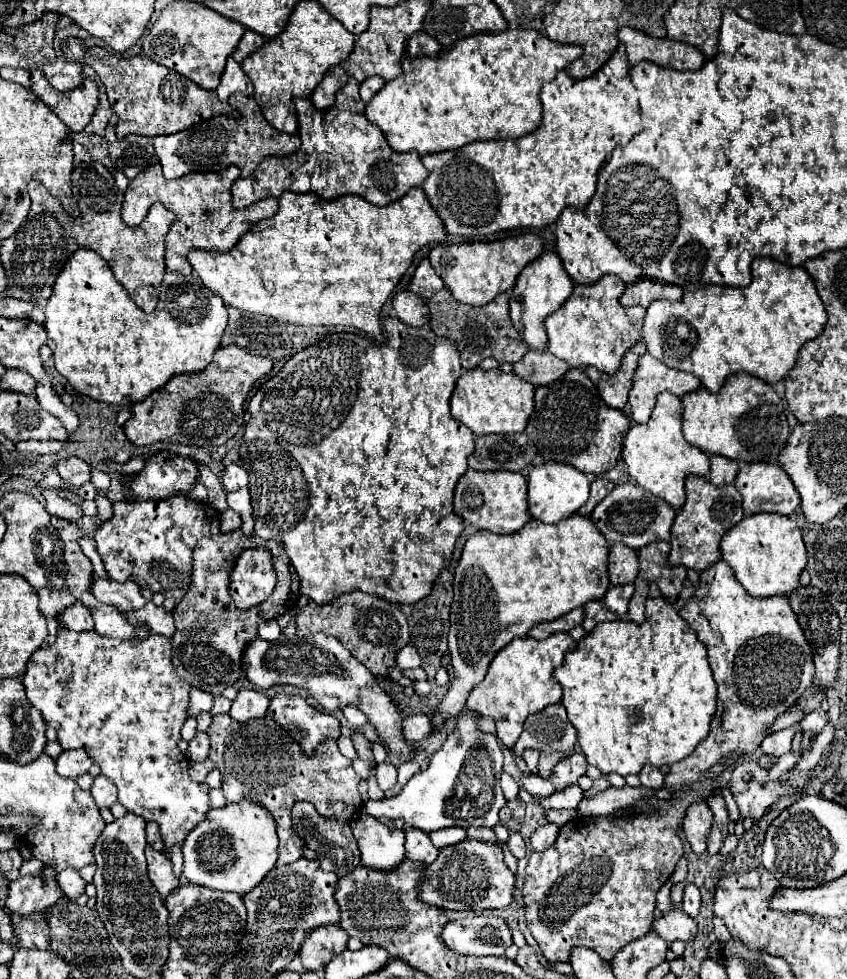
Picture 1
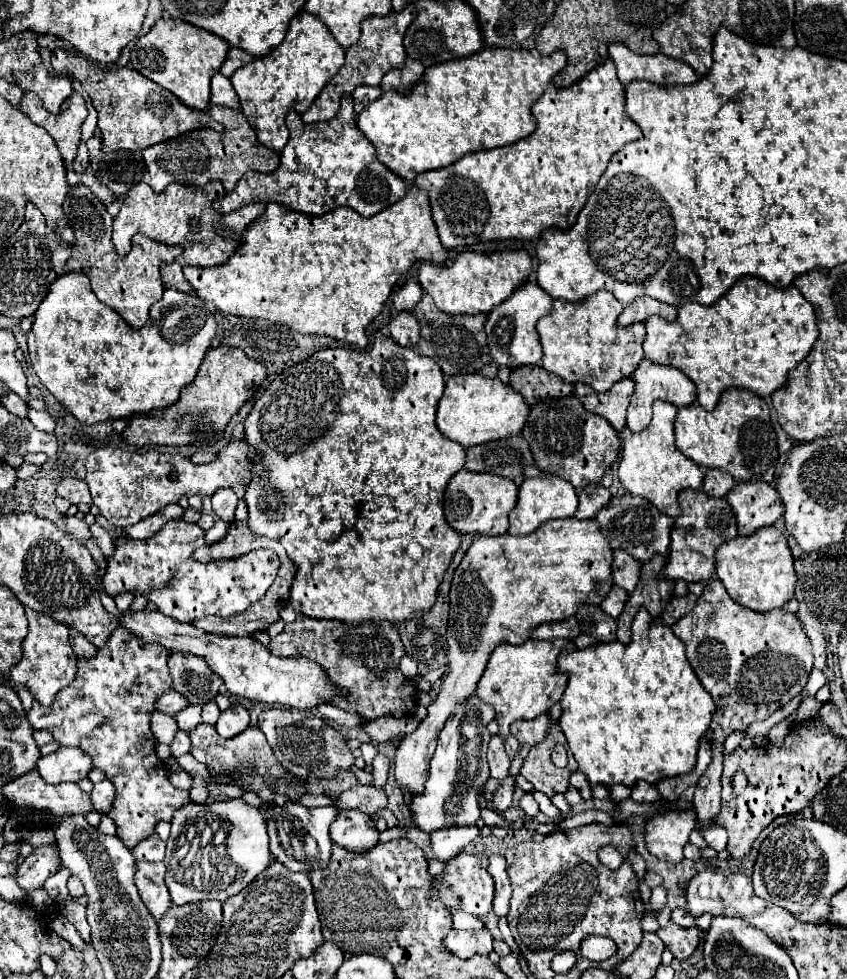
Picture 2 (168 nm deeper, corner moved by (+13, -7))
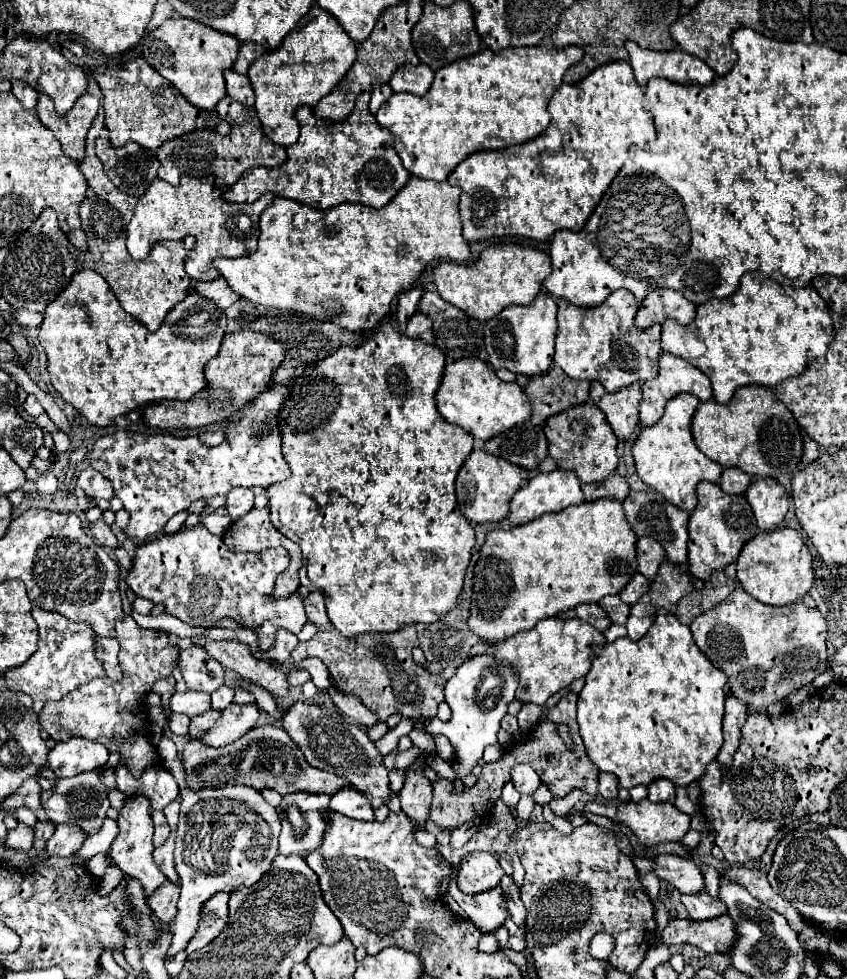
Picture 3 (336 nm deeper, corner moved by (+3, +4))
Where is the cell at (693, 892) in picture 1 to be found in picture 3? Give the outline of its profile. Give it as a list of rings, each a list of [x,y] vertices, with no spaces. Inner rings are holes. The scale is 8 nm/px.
[[[706,892],[696,896],[682,896],[682,904],[686,906],[692,920],[710,920],[724,914],[724,904],[720,900],[710,898]]]

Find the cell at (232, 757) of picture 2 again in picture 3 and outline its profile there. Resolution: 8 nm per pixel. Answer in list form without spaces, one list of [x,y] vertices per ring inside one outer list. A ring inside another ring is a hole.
[[[208,710],[208,712],[192,718],[192,722],[190,722],[190,734],[188,736],[190,738],[202,738],[216,724],[218,718],[220,718],[220,712],[216,712],[216,710]]]

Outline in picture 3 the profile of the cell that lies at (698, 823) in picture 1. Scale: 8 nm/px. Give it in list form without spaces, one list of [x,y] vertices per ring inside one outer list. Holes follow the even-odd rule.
[[[642,800],[642,802],[626,802],[626,804],[602,804],[602,802],[588,802],[584,806],[584,810],[588,812],[594,812],[594,814],[600,814],[600,816],[606,816],[610,820],[616,820],[616,822],[622,822],[626,824],[640,840],[640,844],[644,846],[656,846],[660,842],[678,842],[686,836],[686,832],[690,830],[690,822],[692,822],[692,816],[690,814],[684,814],[680,812],[674,804],[670,802],[660,802],[660,804],[654,804],[654,802],[648,802],[648,800]]]

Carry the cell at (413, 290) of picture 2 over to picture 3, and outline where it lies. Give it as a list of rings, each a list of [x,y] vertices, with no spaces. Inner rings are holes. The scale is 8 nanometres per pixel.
[[[412,288],[412,290],[408,290],[400,296],[398,306],[396,306],[396,310],[398,310],[396,316],[398,316],[400,322],[406,322],[418,310],[418,302],[420,302],[422,294],[424,294],[422,288]]]

